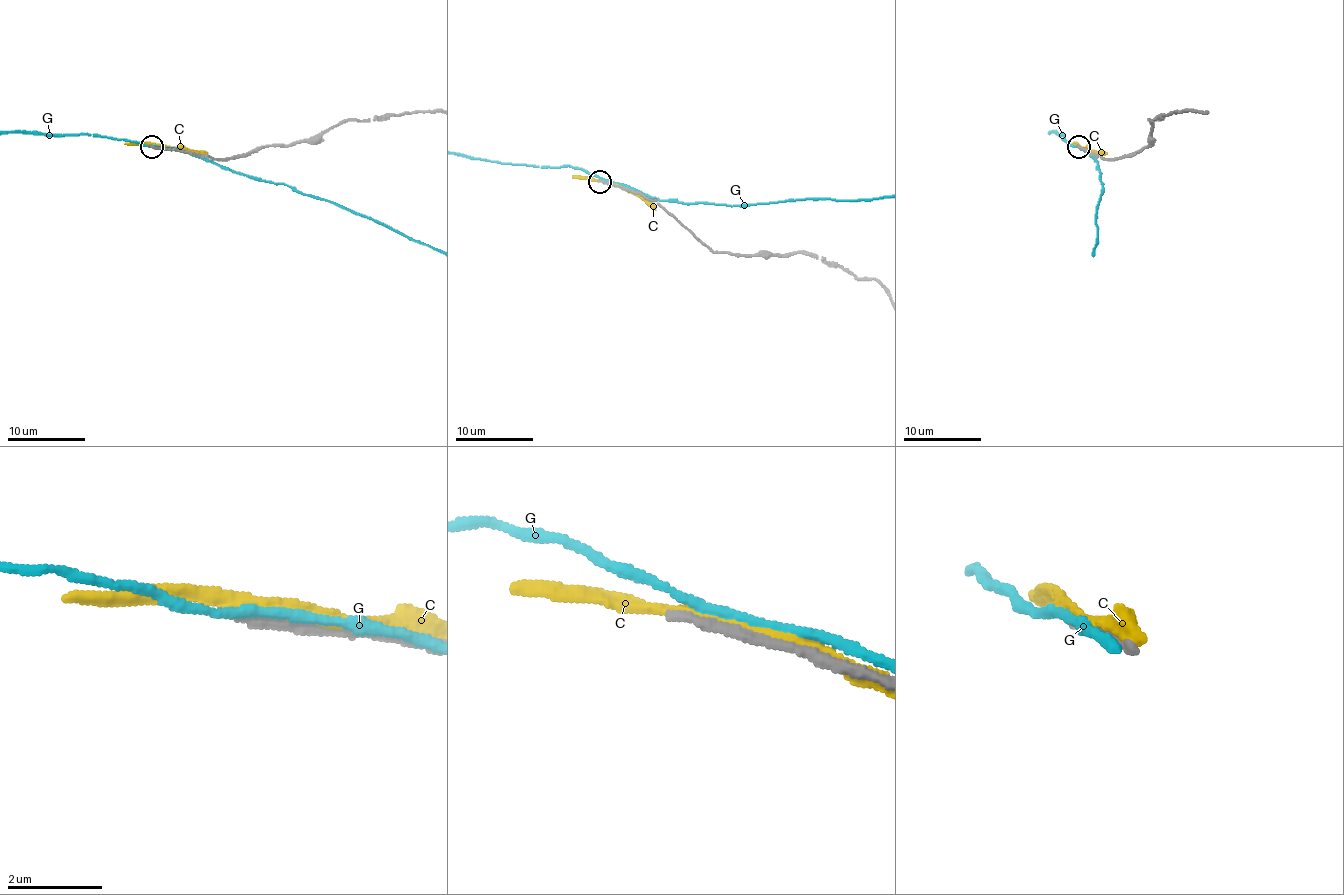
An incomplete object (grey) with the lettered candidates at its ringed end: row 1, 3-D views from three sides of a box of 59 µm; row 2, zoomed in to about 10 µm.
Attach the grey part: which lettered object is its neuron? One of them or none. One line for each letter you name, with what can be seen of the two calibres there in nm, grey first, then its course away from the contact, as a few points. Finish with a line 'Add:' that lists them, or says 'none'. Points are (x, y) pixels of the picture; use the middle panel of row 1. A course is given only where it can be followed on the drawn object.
Add: none

